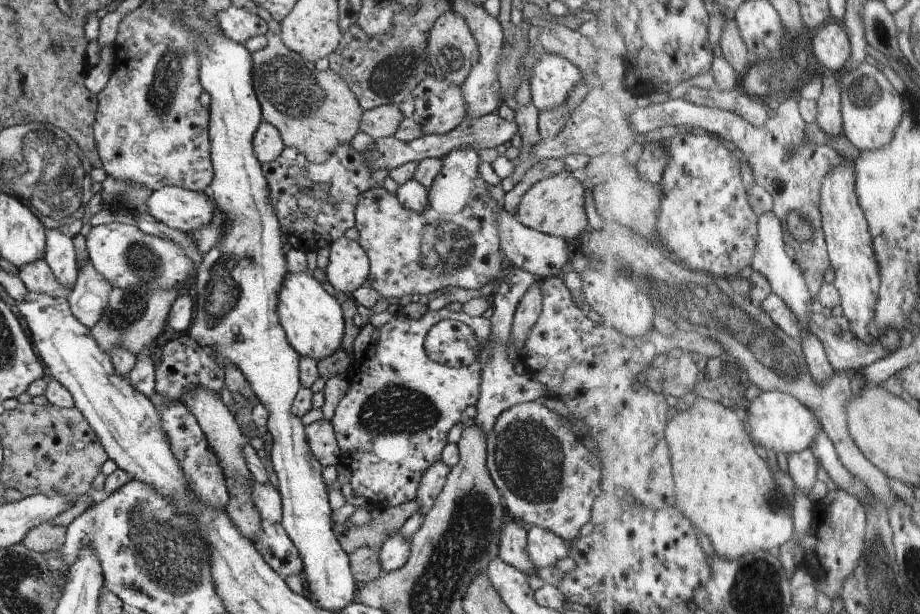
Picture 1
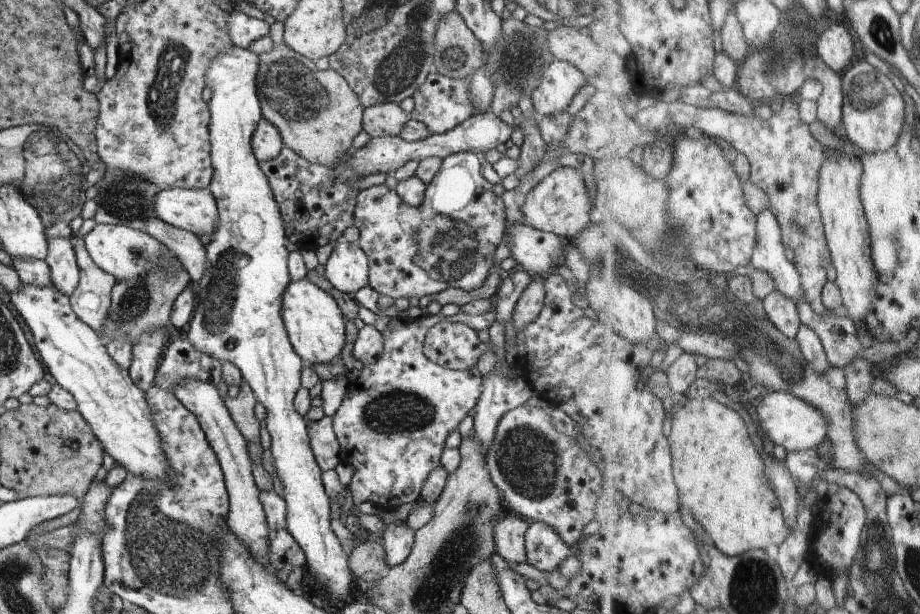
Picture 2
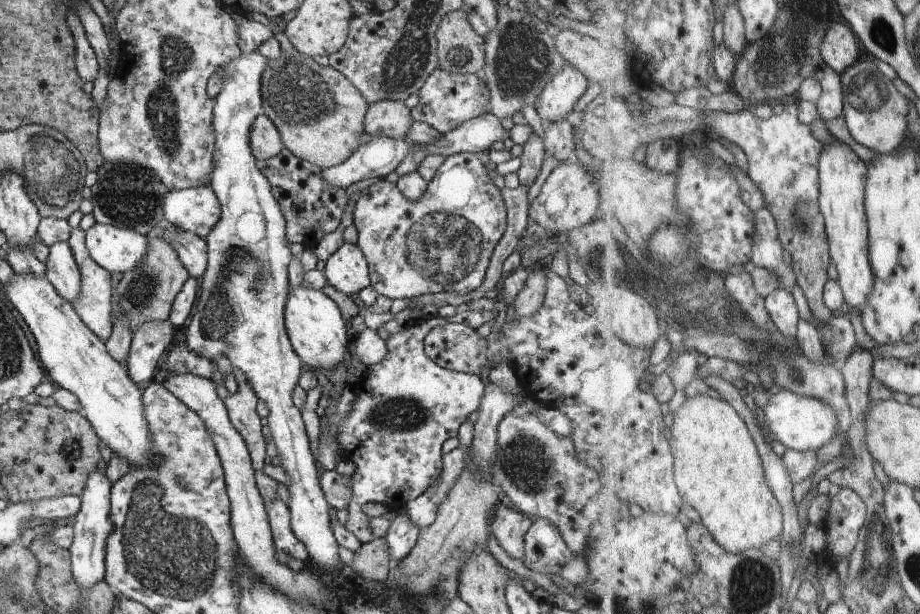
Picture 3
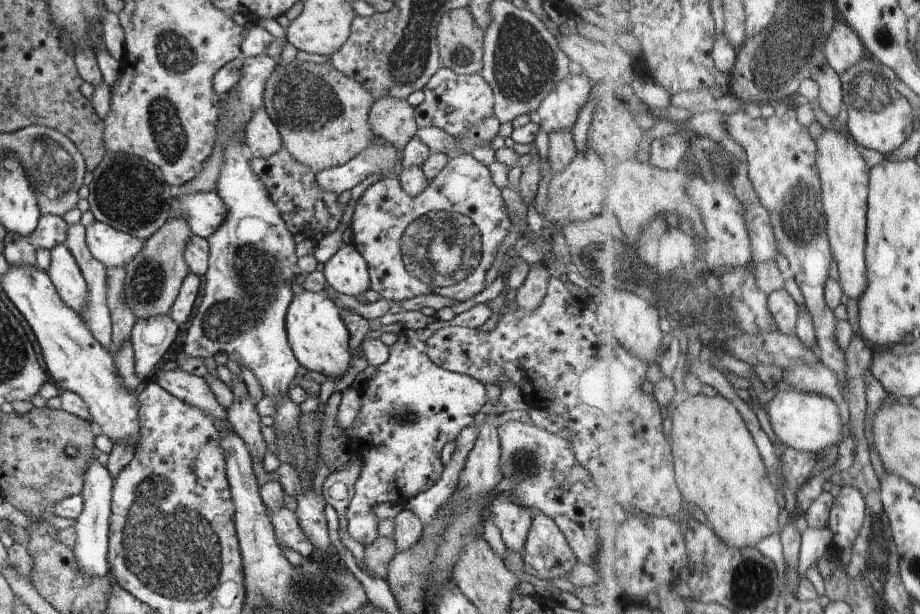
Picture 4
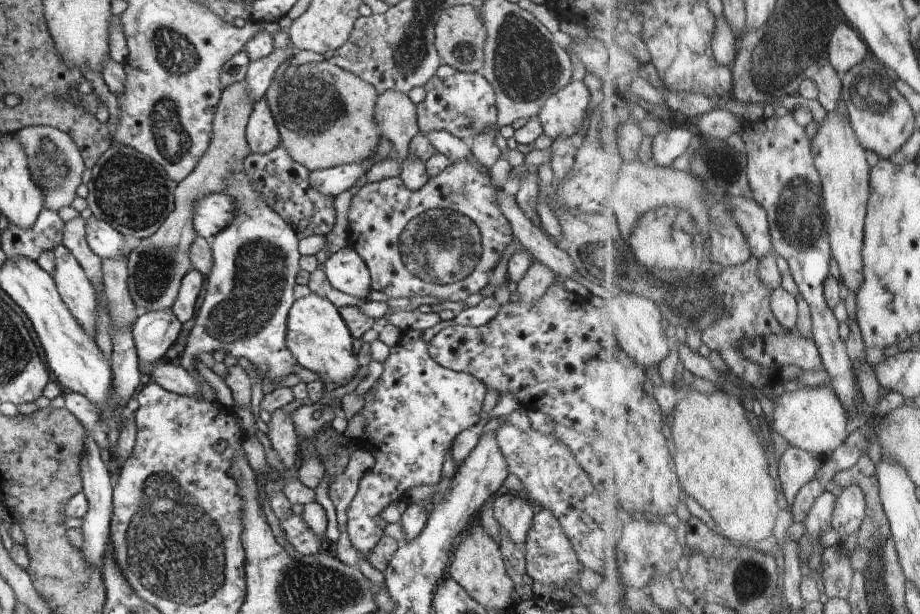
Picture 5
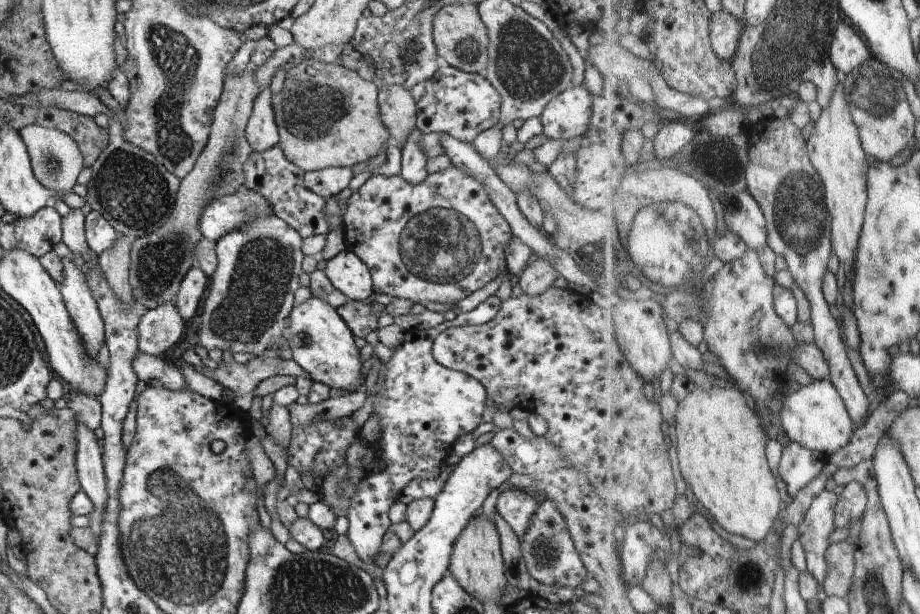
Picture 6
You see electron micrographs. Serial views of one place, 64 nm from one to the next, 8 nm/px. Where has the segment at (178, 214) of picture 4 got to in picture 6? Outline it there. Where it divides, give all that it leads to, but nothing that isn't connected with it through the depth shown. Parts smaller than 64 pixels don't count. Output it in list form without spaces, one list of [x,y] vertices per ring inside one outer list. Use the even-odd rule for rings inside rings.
[[[243,186],[236,193],[208,202],[200,214],[198,226],[204,238],[218,242],[222,236],[238,231],[246,222],[265,214],[273,214],[270,202],[260,192]]]

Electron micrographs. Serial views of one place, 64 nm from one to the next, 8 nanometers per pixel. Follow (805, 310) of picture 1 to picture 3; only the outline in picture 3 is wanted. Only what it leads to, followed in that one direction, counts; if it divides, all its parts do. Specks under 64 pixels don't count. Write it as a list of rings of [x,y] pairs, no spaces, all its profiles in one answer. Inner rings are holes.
[[[764,207],[757,211],[757,242],[752,264],[766,266],[782,274],[784,287],[792,289],[799,284],[799,276],[793,266],[786,264],[786,247],[780,237],[780,226],[774,211]]]

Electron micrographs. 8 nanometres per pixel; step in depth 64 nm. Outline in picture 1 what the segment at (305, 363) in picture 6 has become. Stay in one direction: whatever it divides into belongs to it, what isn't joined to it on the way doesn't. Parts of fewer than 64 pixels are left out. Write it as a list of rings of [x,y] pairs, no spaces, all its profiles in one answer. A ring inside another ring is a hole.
[[[288,271],[288,276],[282,282],[282,288],[278,291],[278,318],[280,326],[284,328],[286,338],[290,346],[301,356],[312,358],[319,361],[330,358],[336,350],[341,347],[344,337],[344,321],[342,317],[342,308],[335,296],[328,294],[322,283],[314,279],[311,272],[298,272],[293,274]]]

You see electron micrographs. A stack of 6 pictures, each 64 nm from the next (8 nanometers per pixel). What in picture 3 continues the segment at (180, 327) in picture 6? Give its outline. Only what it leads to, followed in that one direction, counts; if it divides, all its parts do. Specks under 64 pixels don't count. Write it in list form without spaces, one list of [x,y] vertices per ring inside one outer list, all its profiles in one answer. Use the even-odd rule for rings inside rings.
[[[169,319],[146,322],[136,328],[126,369],[137,385],[158,379],[160,358],[172,344],[175,329]]]

